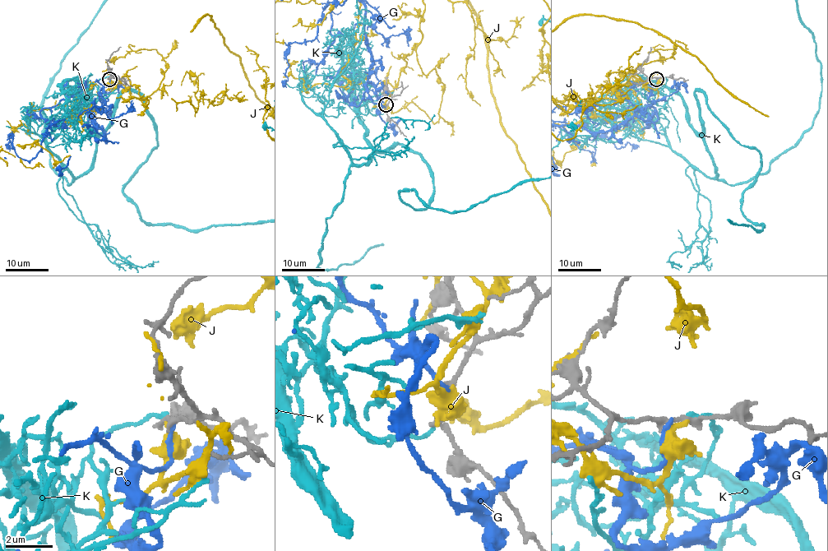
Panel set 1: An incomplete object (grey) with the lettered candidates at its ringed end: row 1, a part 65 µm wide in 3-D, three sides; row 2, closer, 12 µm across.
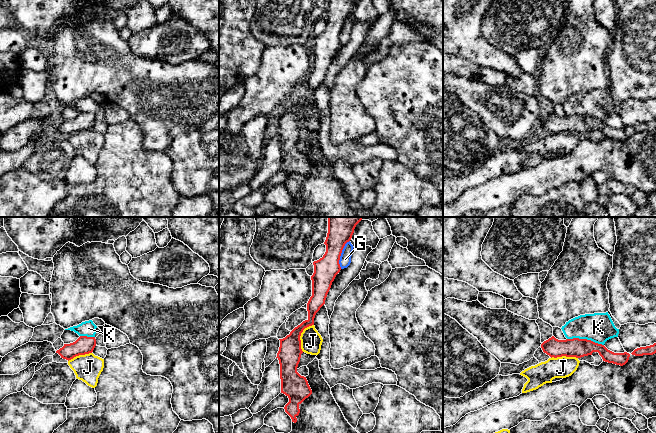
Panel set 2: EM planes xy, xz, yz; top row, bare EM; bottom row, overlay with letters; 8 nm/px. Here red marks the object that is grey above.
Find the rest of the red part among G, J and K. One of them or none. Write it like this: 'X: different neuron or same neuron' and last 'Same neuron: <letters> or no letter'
G: different neuron
J: different neuron
K: different neuron
Same neuron: no letter

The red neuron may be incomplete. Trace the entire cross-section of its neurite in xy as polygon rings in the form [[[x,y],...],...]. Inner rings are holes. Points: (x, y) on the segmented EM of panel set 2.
[[[80,336],[75,342],[64,344],[56,351],[61,358],[71,360],[76,356],[92,353],[96,346],[95,337]]]

